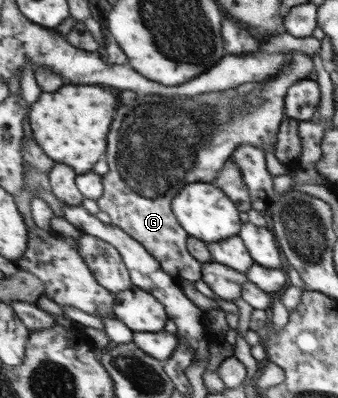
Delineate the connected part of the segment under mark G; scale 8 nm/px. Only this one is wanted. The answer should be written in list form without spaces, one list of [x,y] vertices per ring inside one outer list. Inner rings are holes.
[[[293,51],[293,60],[285,66],[285,70],[279,74],[279,76],[273,76],[271,80],[265,80],[264,83],[250,83],[246,85],[245,95],[246,101],[244,104],[246,105],[234,105],[234,114],[235,116],[227,119],[225,113],[227,112],[228,104],[225,103],[233,94],[229,94],[227,92],[220,93],[209,93],[202,94],[199,96],[172,96],[172,94],[142,94],[136,102],[138,102],[138,106],[122,106],[122,110],[118,110],[118,122],[114,122],[114,132],[110,134],[110,150],[108,150],[108,160],[110,165],[110,170],[103,176],[105,183],[105,193],[97,200],[99,202],[100,208],[102,211],[109,214],[111,218],[111,222],[116,226],[122,227],[129,235],[132,235],[135,239],[138,239],[150,254],[154,255],[154,258],[158,259],[158,262],[161,262],[162,268],[168,273],[171,274],[179,283],[180,278],[183,280],[188,280],[190,282],[198,282],[198,280],[203,280],[203,263],[201,263],[197,258],[194,258],[194,255],[189,251],[188,240],[189,234],[187,230],[184,230],[184,227],[181,225],[181,222],[177,219],[176,214],[173,212],[173,200],[174,197],[178,196],[178,193],[181,190],[184,190],[186,186],[190,186],[193,183],[197,182],[205,182],[212,183],[217,178],[220,172],[224,170],[226,161],[232,156],[235,150],[240,145],[252,145],[262,150],[266,150],[266,148],[276,149],[278,133],[281,130],[281,125],[285,120],[285,96],[288,94],[289,89],[296,83],[300,82],[302,79],[308,79],[314,70],[314,62],[312,62],[312,57],[304,55],[302,52]]]

